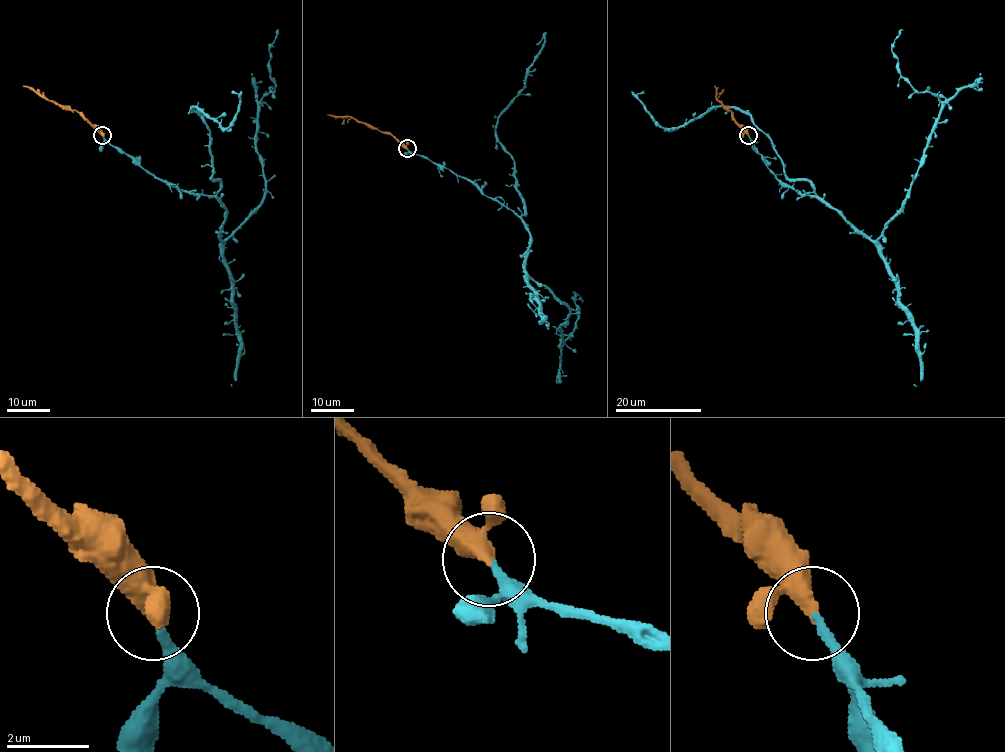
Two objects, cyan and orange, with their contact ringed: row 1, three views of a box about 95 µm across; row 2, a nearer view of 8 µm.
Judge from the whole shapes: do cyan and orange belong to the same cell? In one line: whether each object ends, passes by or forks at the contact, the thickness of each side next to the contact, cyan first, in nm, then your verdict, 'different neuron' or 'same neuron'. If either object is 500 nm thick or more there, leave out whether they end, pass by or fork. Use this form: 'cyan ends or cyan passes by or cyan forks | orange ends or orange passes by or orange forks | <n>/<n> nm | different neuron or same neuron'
cyan ends | orange passes by | 200/320 nm | same neuron

